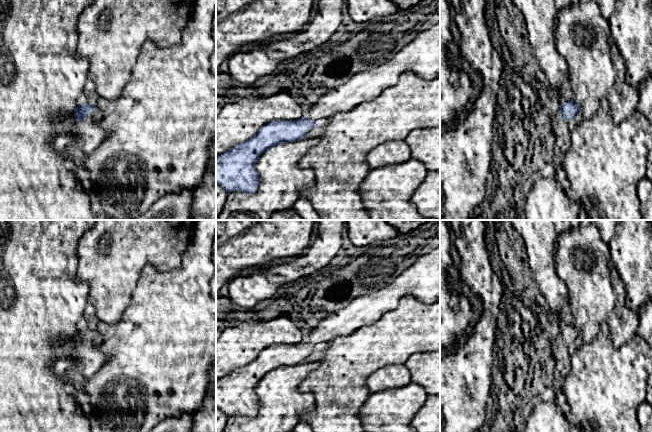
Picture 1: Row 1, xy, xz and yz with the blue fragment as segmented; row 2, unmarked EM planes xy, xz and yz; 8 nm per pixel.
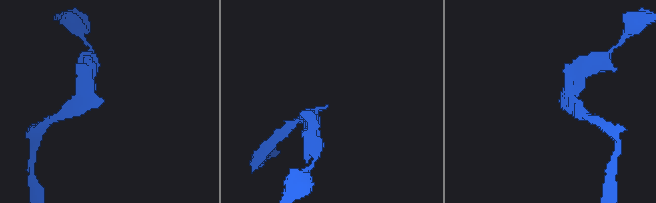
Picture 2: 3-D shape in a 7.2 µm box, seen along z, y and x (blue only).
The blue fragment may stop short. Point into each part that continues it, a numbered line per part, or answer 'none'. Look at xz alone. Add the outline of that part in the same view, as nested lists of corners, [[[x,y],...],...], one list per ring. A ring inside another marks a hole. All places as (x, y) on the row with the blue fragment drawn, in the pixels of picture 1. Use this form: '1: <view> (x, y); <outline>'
1: xz (421, 56); [[[440,21],[417,33],[408,45],[386,62],[366,67],[324,93],[308,109],[306,117],[313,121],[331,118],[371,101],[384,89],[397,84],[404,72],[413,72],[425,79],[440,77]]]

